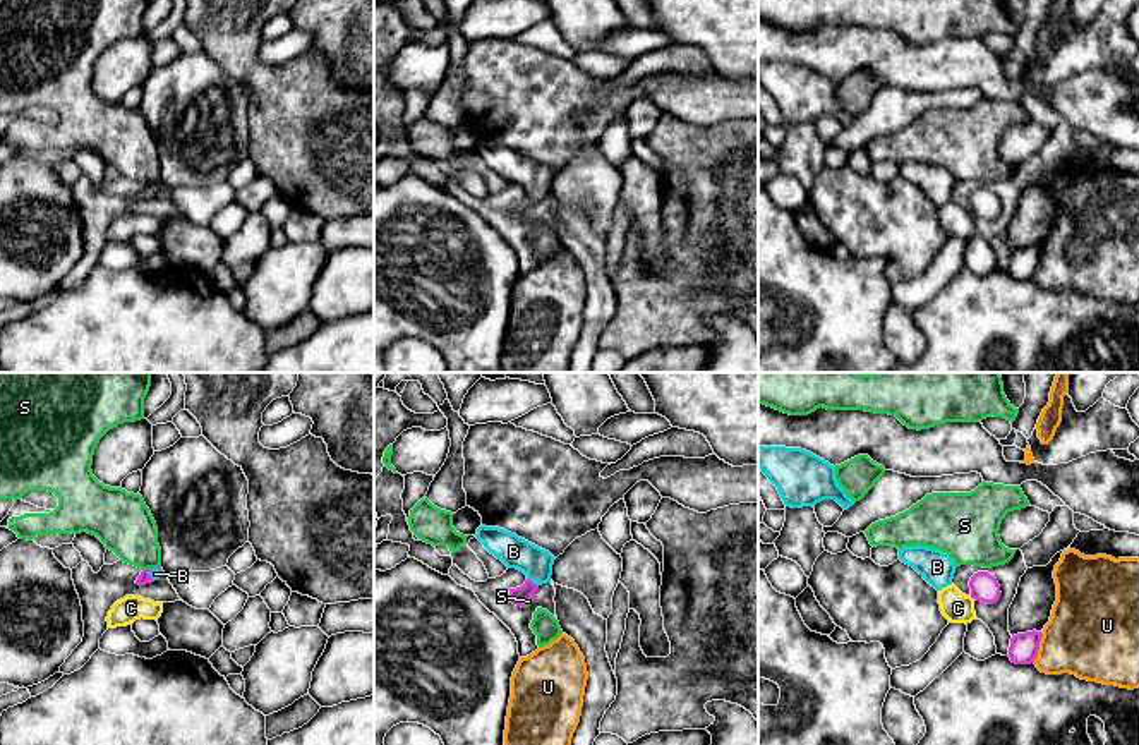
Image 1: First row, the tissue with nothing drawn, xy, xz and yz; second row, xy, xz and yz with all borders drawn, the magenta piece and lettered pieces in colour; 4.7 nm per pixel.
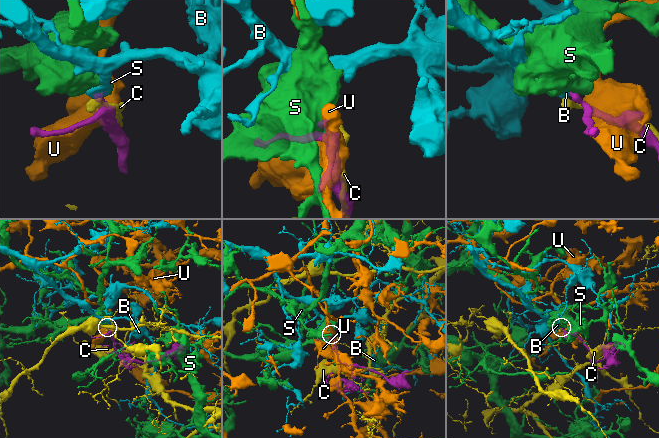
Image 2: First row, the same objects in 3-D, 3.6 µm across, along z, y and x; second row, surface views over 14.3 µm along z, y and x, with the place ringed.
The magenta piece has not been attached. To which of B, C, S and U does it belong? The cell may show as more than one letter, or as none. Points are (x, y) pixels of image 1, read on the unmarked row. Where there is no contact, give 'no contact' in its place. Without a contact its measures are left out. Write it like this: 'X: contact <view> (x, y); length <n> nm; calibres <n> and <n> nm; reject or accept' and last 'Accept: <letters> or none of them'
B: contact xz (530, 196); length 70 nm; calibres 90 and 150 nm; accept
C: no contact; reject
S: contact xy (148, 184); length 50 nm; calibres 60 and 280 nm; reject
U: contact yz (1038, 263); length 140 nm; calibres 130 and 400 nm; reject
Accept: B

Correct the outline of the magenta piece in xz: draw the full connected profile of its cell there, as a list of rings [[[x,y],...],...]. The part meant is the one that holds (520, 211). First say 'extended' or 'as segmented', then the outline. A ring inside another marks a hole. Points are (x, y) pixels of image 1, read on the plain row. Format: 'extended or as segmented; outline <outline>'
extended; outline [[[480,141],[475,151],[508,184],[516,184],[527,191],[521,203],[509,204],[508,213],[513,220],[525,223],[535,206],[551,197],[556,173],[549,167],[499,142]]]

